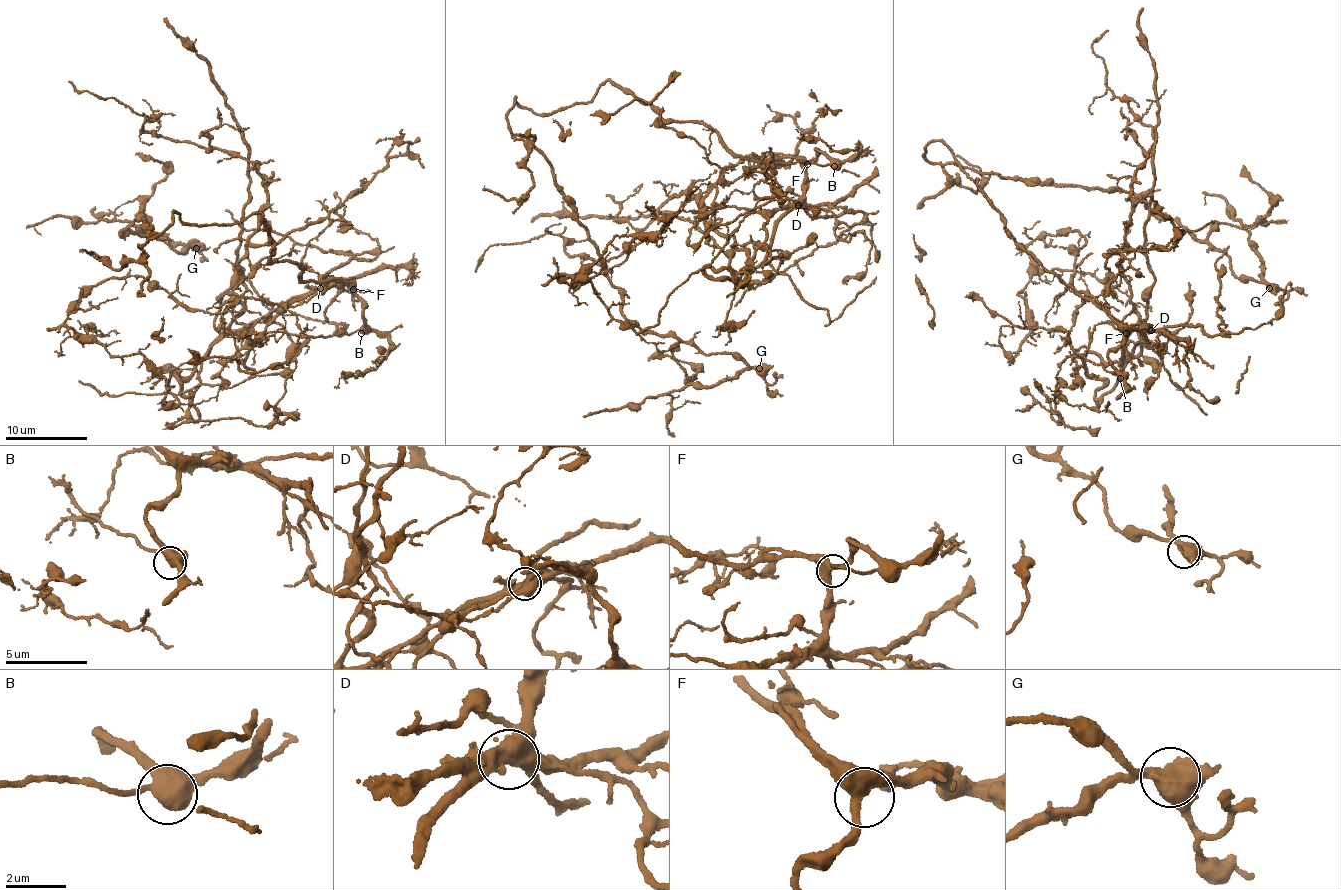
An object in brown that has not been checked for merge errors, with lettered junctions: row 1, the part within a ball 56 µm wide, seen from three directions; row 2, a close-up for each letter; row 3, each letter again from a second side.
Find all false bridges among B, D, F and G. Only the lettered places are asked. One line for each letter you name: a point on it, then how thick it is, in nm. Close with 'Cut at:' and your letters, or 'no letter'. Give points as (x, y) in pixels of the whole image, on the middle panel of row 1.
D: (798, 205) | 500 nm
G: (759, 368) | 600 nm
Cut at: D, G

